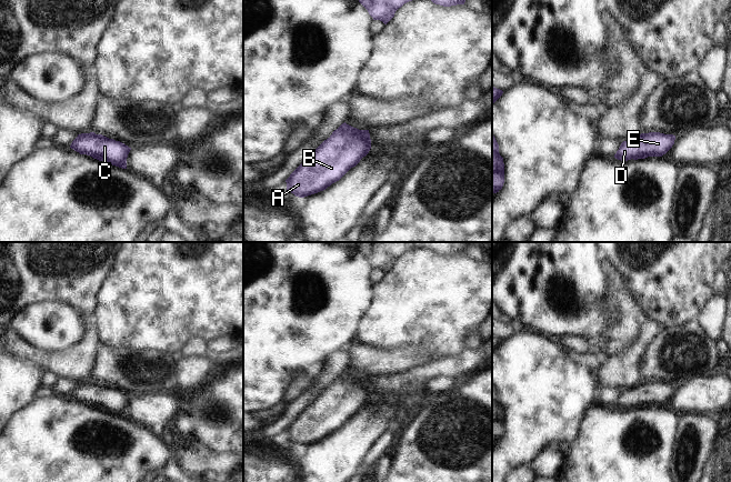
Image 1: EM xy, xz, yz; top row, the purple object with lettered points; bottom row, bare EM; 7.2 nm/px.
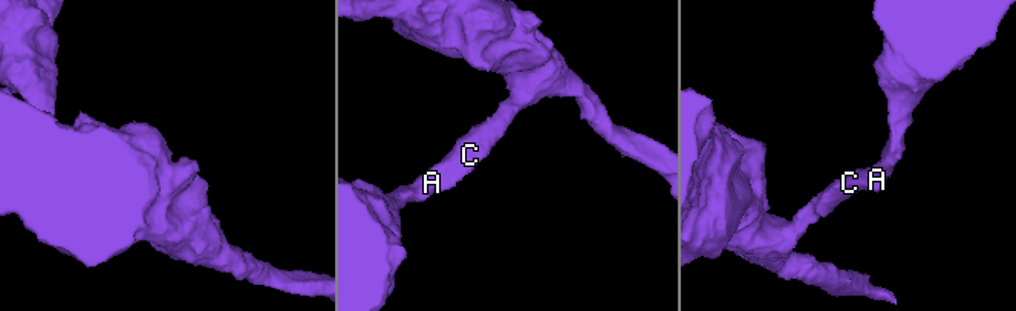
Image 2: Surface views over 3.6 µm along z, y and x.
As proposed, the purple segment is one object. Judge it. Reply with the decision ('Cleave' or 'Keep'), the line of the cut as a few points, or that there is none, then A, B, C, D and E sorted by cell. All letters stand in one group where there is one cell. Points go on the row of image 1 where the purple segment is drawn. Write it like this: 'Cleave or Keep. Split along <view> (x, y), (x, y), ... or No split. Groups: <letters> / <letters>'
Keep. No split. Groups: A B C D E.

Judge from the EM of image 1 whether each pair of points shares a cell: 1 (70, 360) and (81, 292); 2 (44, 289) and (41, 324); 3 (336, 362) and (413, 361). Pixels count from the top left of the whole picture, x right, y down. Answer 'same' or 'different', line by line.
1: different
2: different
3: different

